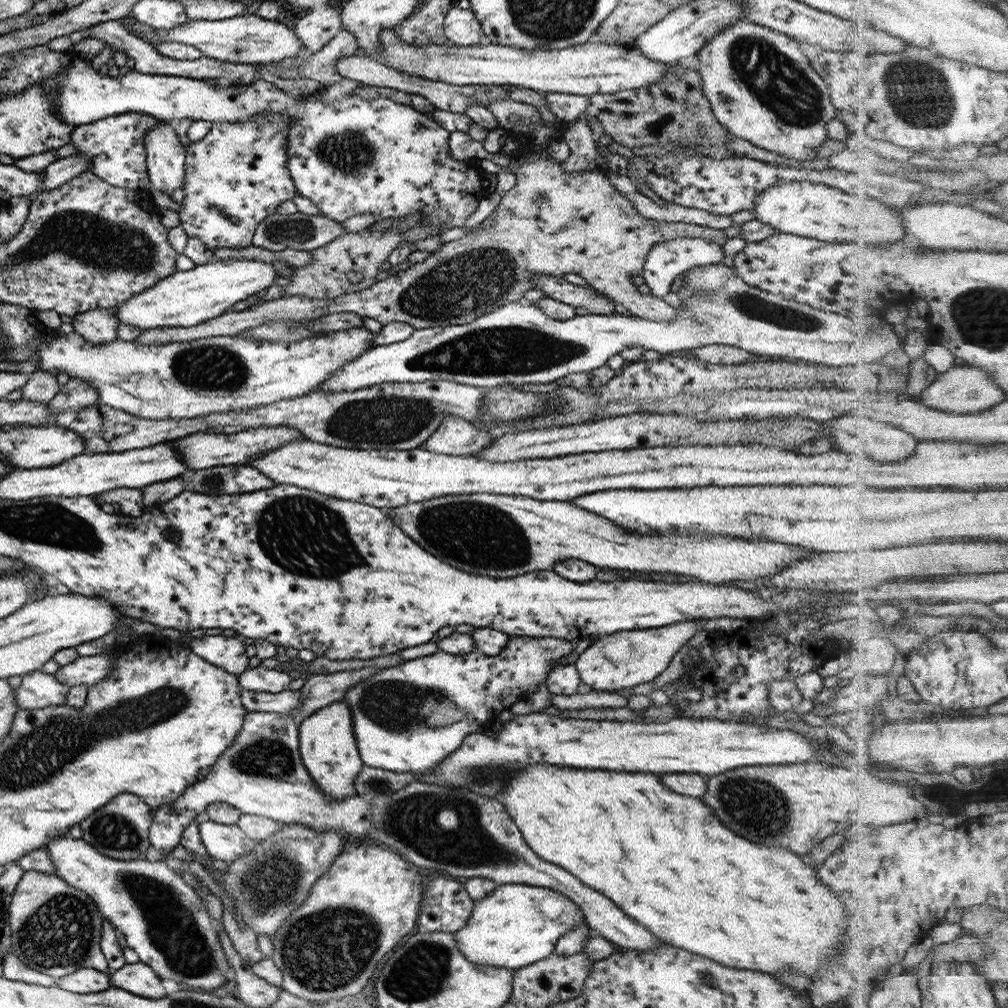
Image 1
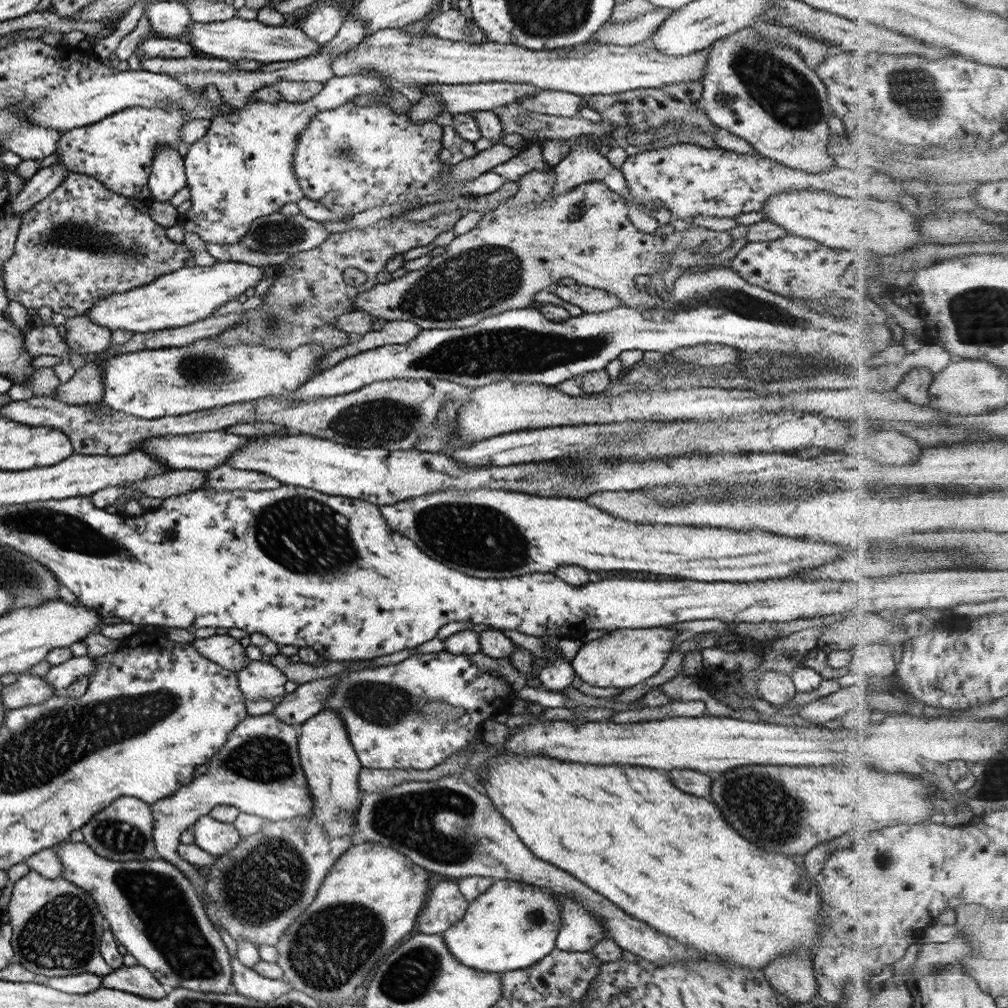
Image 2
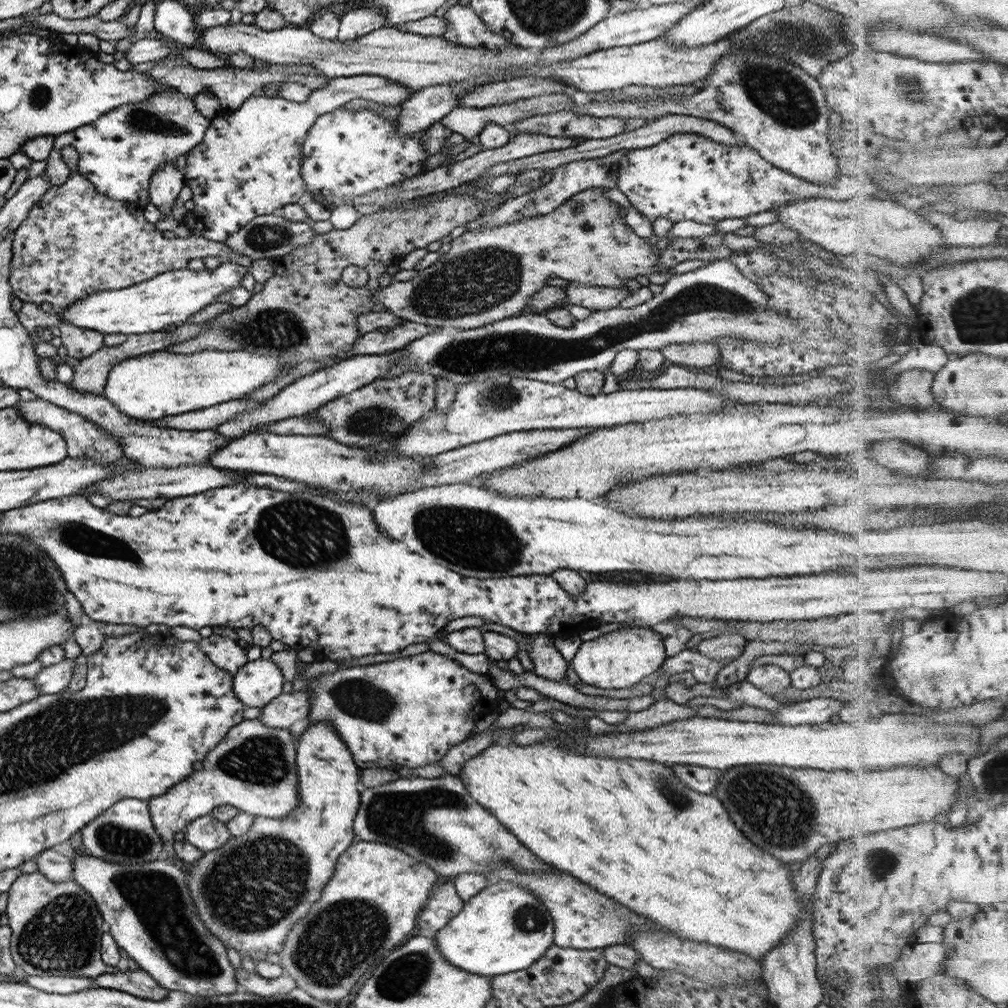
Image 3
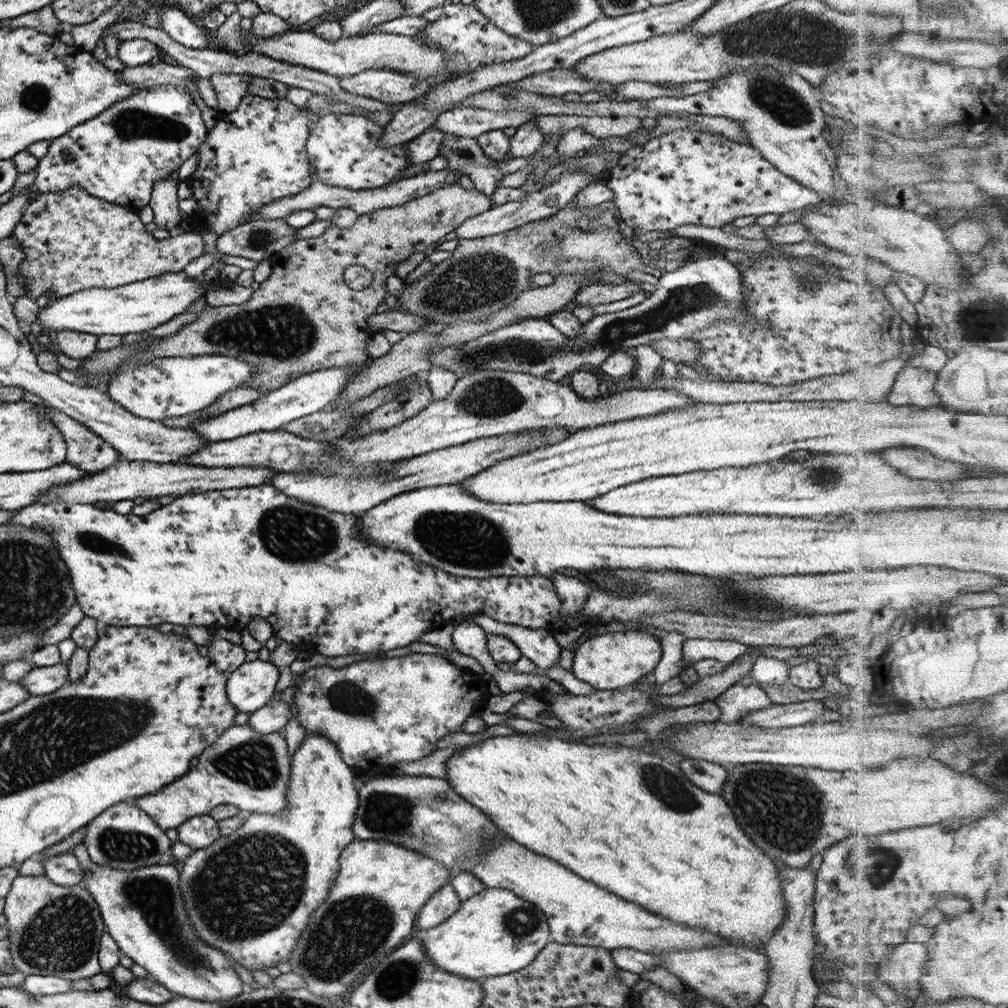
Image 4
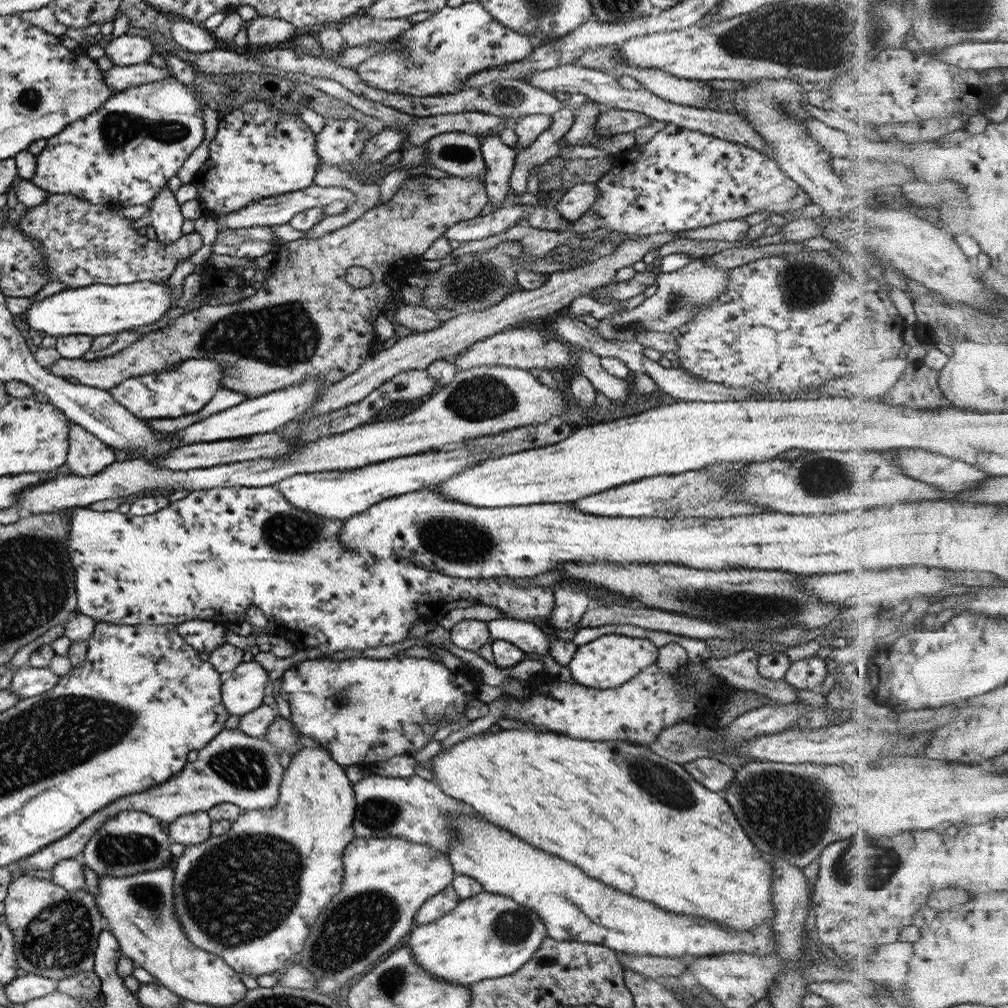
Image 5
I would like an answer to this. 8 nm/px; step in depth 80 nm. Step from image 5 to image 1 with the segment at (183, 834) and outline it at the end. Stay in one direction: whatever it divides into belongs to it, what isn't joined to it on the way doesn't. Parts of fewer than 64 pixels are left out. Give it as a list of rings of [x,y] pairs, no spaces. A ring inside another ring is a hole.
[[[200,818],[198,833],[209,856],[226,863],[245,856],[256,844],[236,825],[216,824],[206,818]]]

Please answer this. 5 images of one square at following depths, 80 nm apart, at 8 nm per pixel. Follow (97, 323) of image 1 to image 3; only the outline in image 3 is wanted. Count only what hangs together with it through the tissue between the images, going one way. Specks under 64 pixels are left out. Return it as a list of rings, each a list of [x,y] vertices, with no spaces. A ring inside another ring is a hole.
[[[61,321],[57,326],[61,346],[70,357],[87,358],[102,348],[104,334],[101,331],[81,328],[65,321]]]

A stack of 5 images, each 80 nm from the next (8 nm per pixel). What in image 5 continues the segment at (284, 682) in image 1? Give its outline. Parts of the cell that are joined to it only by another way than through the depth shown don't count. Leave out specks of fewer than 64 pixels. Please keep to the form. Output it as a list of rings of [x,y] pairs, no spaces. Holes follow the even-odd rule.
[[[250,660],[241,661],[229,674],[222,676],[220,697],[230,715],[243,716],[263,702],[263,689],[269,682],[263,666]]]

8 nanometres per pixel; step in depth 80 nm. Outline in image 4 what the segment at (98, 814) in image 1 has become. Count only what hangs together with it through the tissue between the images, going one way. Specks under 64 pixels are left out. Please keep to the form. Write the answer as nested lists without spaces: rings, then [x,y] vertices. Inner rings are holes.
[[[123,800],[108,806],[87,825],[82,836],[82,844],[92,863],[107,865],[112,869],[133,870],[142,866],[175,864],[169,857],[172,841],[159,829],[150,816],[147,816],[131,800]]]

